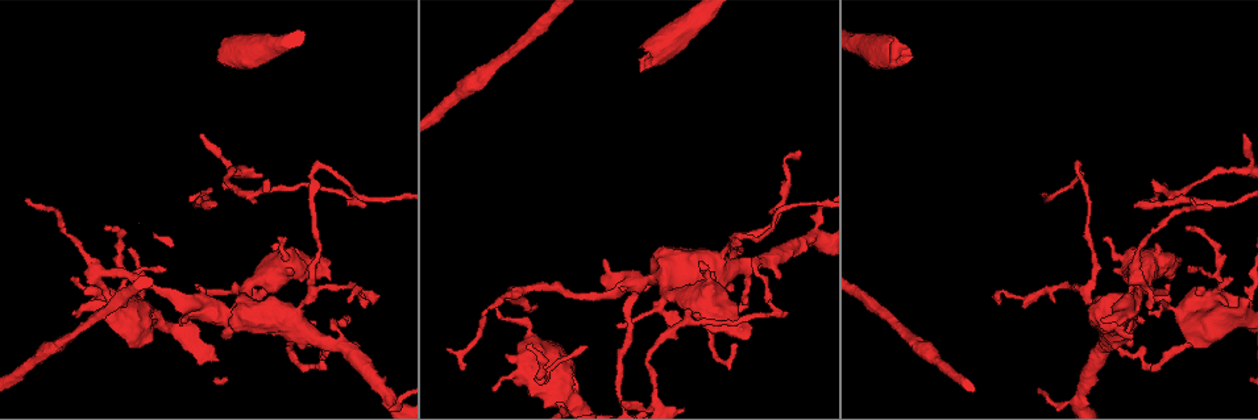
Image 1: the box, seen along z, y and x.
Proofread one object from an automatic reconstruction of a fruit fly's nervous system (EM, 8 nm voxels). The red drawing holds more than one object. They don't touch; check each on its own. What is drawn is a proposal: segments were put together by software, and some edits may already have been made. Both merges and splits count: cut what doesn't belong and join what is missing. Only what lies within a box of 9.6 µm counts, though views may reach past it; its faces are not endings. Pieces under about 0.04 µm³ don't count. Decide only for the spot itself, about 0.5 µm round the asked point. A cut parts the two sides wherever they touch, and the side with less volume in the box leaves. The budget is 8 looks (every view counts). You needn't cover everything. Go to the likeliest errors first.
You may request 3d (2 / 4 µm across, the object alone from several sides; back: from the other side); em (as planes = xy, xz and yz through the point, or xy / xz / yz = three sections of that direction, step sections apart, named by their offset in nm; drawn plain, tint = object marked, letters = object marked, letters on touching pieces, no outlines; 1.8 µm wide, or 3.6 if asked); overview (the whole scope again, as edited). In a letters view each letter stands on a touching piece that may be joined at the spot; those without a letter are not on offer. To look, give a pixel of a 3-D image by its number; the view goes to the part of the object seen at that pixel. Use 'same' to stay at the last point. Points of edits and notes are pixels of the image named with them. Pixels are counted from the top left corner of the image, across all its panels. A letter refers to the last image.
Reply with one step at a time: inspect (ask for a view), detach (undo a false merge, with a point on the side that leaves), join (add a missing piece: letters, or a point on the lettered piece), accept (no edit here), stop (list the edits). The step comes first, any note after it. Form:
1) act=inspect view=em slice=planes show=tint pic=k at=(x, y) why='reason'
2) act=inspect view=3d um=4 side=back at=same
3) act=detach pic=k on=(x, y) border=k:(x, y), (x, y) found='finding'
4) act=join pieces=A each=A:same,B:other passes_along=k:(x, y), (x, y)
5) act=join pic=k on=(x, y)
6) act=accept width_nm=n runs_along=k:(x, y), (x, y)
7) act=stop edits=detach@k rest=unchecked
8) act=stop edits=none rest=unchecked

act=inspect view=3d um=4 side=back pic=1 at=(641, 72) why='free end'

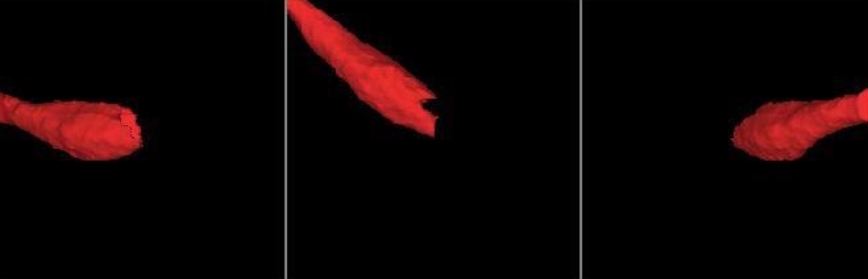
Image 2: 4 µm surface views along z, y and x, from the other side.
act=inspect view=em slice=xy step=16 show=letters pic=2 at=(731, 140)

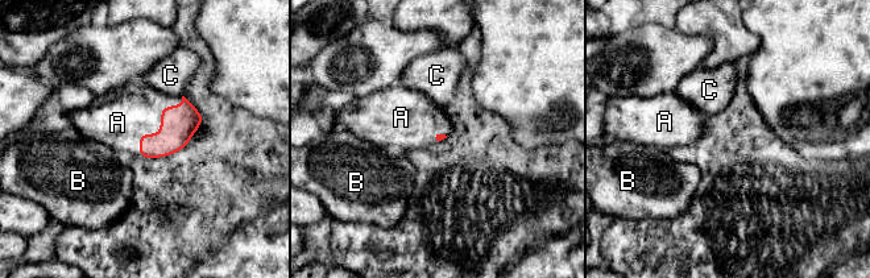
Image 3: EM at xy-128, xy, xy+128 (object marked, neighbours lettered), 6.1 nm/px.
act=inspect view=em slice=planes show=letters at=same

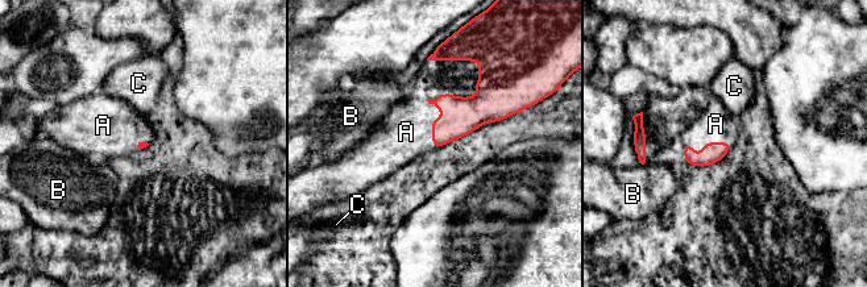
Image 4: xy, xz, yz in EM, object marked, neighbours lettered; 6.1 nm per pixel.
act=join pieces=A each=A:same,B:other,C:other passes_along=4:(712, 152), (704, 145), (716, 124) found='it goes on there'

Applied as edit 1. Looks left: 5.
act=inspect view=em um=3.6 slice=planes show=letters pic=1 at=(129, 308)

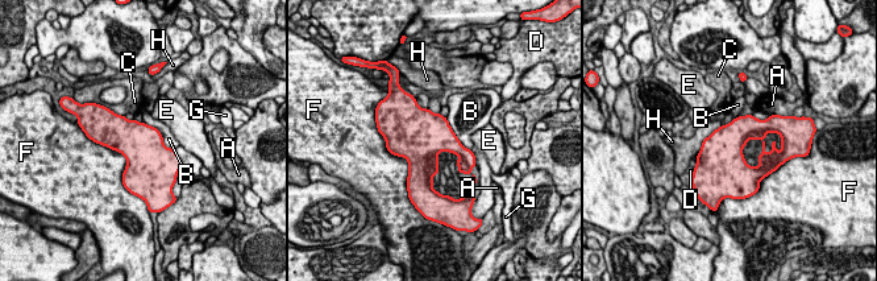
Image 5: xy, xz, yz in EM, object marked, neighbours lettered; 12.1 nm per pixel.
act=accept each=A:other,B:other,C:other,D:other,E:other,F:other,G:other,H:other found='one neuron here'

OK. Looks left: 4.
act=inspect view=em um=3.6 slice=planes show=letters pic=1 at=(297, 331) why='a narrow waist'

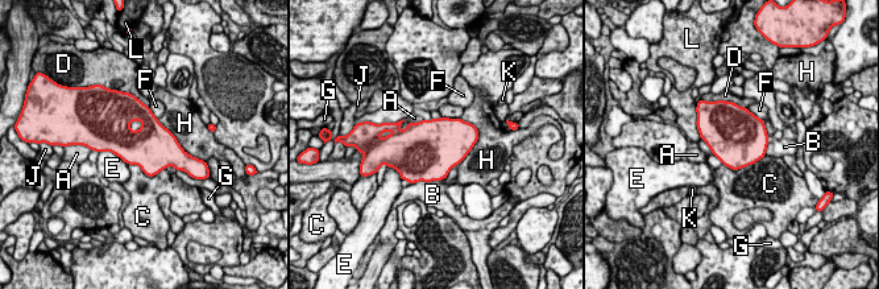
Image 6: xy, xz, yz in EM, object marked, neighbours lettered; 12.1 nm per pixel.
act=accept each=A:other,B:other,C:other,D:other,E:other,F:other,G:other,H:other,J:other,K:other,L:other border=6:(712, 152), (722, 164) found='one neuron here'

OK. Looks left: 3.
act=stop edits=join@4 rest=unchecked

